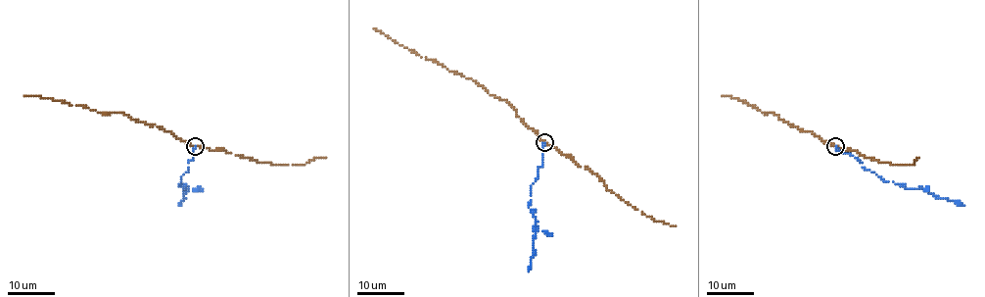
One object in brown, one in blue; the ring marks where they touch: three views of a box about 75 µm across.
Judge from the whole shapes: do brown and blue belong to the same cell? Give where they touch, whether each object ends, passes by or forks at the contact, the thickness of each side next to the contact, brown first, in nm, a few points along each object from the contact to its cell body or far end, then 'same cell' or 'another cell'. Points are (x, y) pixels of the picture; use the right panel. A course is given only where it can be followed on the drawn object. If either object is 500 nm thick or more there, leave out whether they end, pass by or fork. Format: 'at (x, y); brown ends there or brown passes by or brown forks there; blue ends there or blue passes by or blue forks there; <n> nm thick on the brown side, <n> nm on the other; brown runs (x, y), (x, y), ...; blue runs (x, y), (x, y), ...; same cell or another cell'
at (835, 146); brown passes by; blue ends there; 170 nm thick on the brown side, 200 nm on the other; brown runs (835, 146), (773, 113), (764, 113), (736, 97), (723, 95); blue runs (835, 146), (839, 151), (858, 158), (863, 167), (884, 180), (906, 188), (920, 188), (935, 196), (963, 205); another cell

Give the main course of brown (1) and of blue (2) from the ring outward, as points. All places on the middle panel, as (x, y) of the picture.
1: (544, 142), (505, 99), (496, 98), (470, 79), (420, 57), (373, 29)
2: (544, 142), (541, 165), (531, 185), (528, 206), (536, 227), (535, 254), (528, 271)

